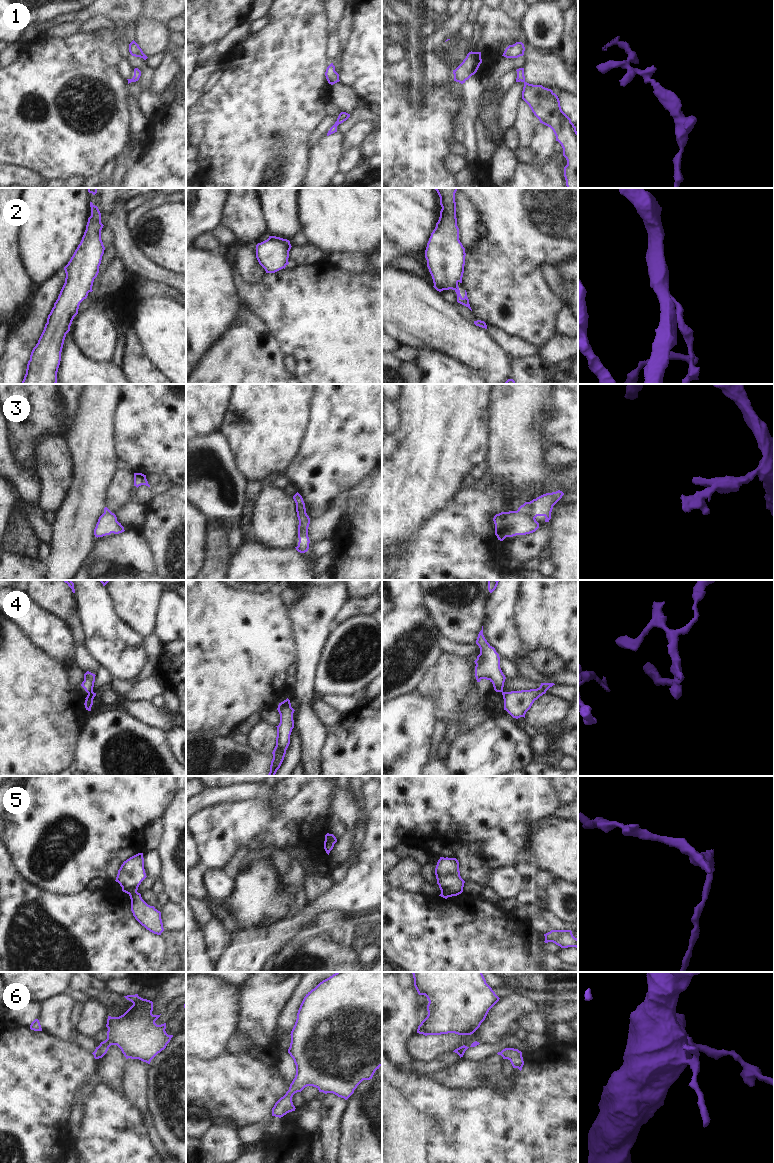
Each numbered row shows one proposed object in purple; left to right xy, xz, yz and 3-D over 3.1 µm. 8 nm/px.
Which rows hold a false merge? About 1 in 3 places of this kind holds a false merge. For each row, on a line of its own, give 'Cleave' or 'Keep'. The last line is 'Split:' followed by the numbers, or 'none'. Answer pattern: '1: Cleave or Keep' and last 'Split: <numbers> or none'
1: Keep
2: Cleave
3: Cleave
4: Cleave
5: Cleave
6: Keep
Split: 2, 3, 4, 5

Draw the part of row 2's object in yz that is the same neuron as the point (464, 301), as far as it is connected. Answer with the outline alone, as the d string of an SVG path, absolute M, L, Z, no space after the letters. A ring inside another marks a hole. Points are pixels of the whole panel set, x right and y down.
M457 284L457 286L455 287L455 292L457 294L457 302L462 304L462 305L464 305L464 306L466 306L466 307L468 307L472 311L472 309L470 307L470 304L469 304L469 299L467 297L466 290L465 290L465 296L462 297L461 294L460 294L460 290L459 290L458 284Z

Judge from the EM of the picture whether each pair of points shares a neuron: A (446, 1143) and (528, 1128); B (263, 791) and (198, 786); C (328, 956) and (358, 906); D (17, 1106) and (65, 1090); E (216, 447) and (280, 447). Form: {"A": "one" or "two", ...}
{"A": "one", "B": "two", "C": "two", "D": "one", "E": "two"}

